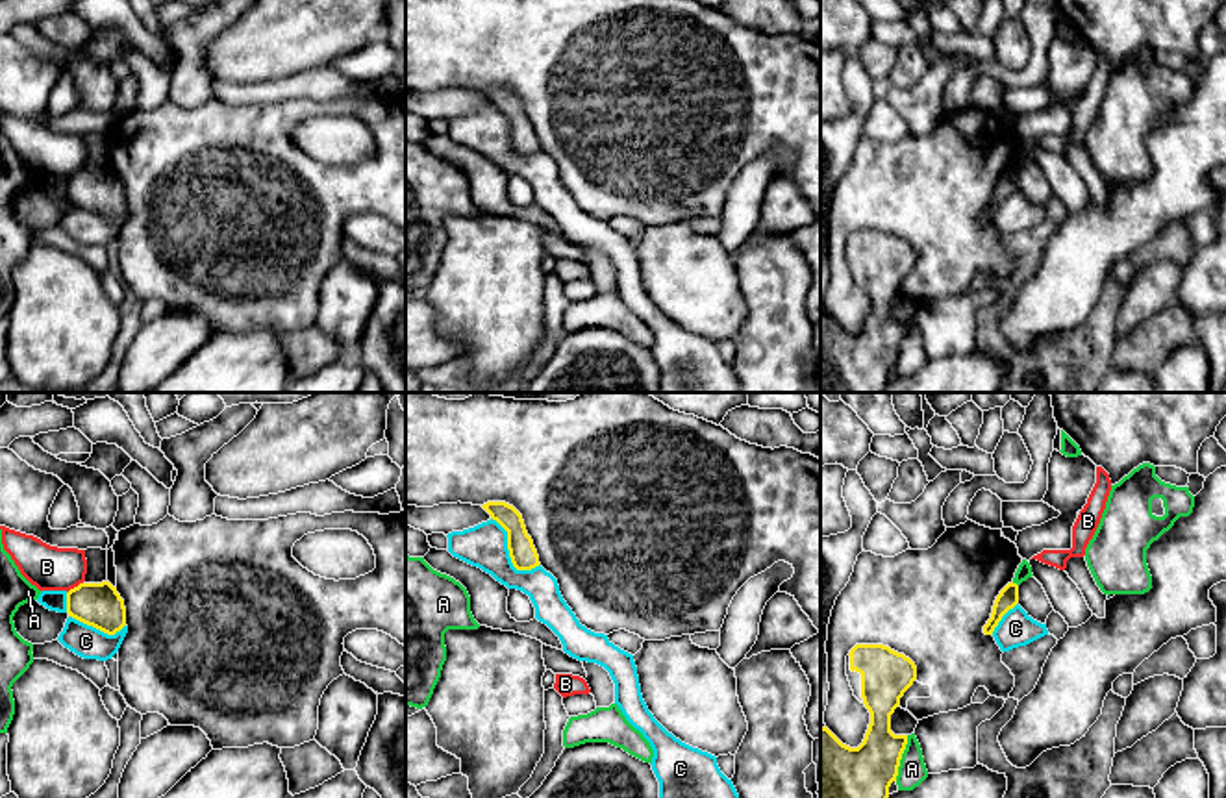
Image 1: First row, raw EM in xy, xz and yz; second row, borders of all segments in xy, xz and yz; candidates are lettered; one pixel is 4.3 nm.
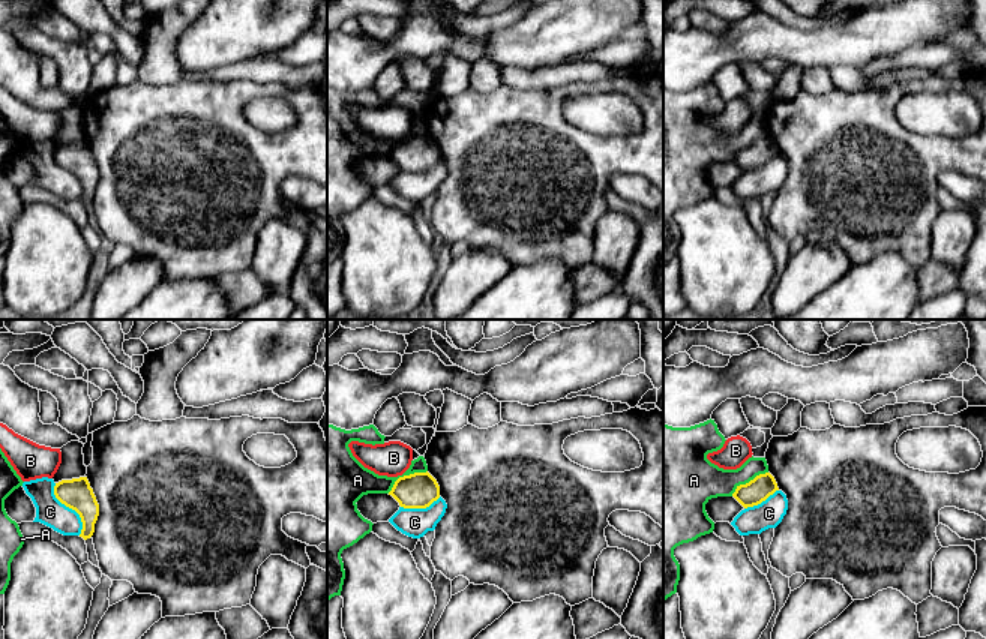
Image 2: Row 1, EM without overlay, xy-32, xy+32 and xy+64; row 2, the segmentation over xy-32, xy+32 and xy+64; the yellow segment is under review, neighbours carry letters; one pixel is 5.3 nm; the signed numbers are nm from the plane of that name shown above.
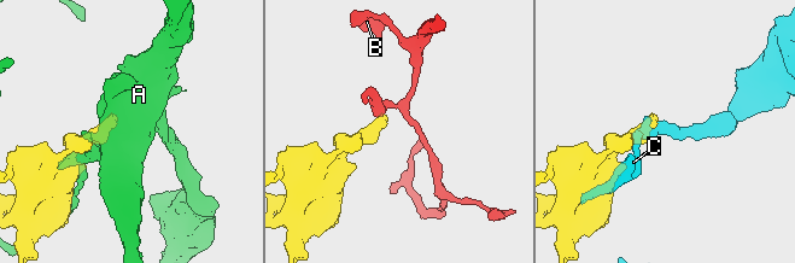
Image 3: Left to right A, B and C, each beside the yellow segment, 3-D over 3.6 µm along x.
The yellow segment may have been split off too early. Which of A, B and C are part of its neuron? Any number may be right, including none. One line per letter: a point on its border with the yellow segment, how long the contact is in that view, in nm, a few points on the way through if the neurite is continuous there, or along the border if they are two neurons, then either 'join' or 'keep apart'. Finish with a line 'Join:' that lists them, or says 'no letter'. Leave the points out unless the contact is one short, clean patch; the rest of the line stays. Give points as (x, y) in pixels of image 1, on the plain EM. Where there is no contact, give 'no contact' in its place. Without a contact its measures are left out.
A: contact yz (900, 343); length 200 nm; keep apart
B: contact xy (75, 173); length 90 nm; border xy (82, 167), (67, 178); keep apart
C: contact xz (510, 139); length 300 nm; keep apart
Join: no letter

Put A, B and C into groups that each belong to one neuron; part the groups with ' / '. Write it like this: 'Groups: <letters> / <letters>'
Groups: A / B / C

